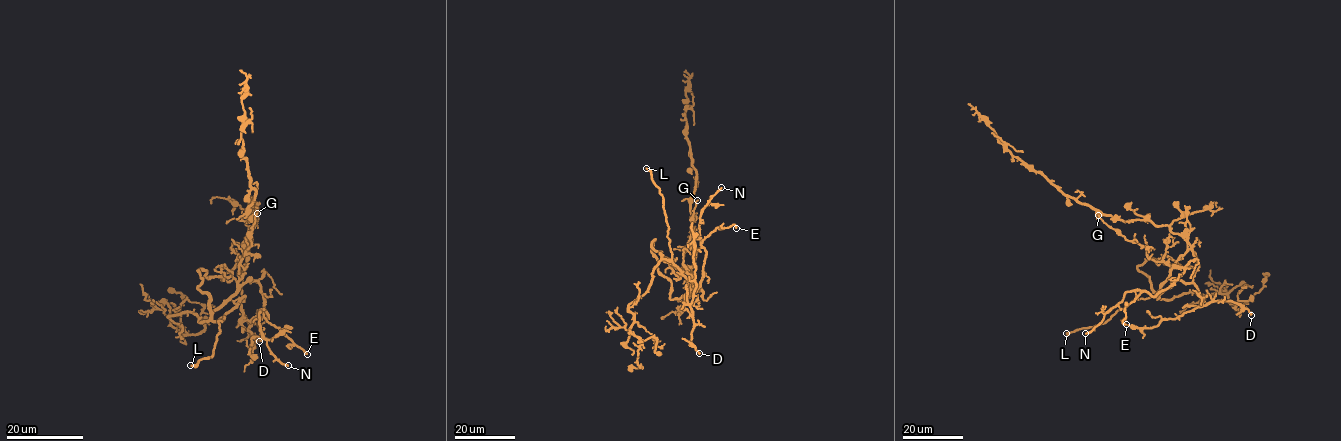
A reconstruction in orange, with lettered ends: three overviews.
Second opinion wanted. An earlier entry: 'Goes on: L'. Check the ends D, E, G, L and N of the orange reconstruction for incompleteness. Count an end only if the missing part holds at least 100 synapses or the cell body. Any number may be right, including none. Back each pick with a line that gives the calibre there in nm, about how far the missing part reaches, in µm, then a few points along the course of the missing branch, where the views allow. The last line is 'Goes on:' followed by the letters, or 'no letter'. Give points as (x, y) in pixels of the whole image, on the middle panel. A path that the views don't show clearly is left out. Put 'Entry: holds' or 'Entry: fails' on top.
Entry: holds
L: Thickness 280 nm. Missing length about 70 µm. Course of what is missing: (646, 168), (628, 153), (629, 143), (622, 132), (622, 150), (616, 157), (565, 157), (533, 184)
Goes on: L

